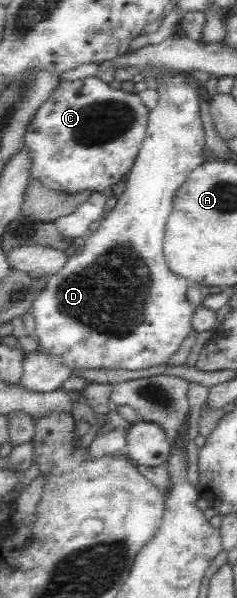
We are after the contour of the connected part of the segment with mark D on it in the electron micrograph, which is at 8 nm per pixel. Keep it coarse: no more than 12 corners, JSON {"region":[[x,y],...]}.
{"region":[[158,76],[124,192],[33,302],[21,385],[168,364],[191,281],[163,243],[204,162],[198,97]]}

